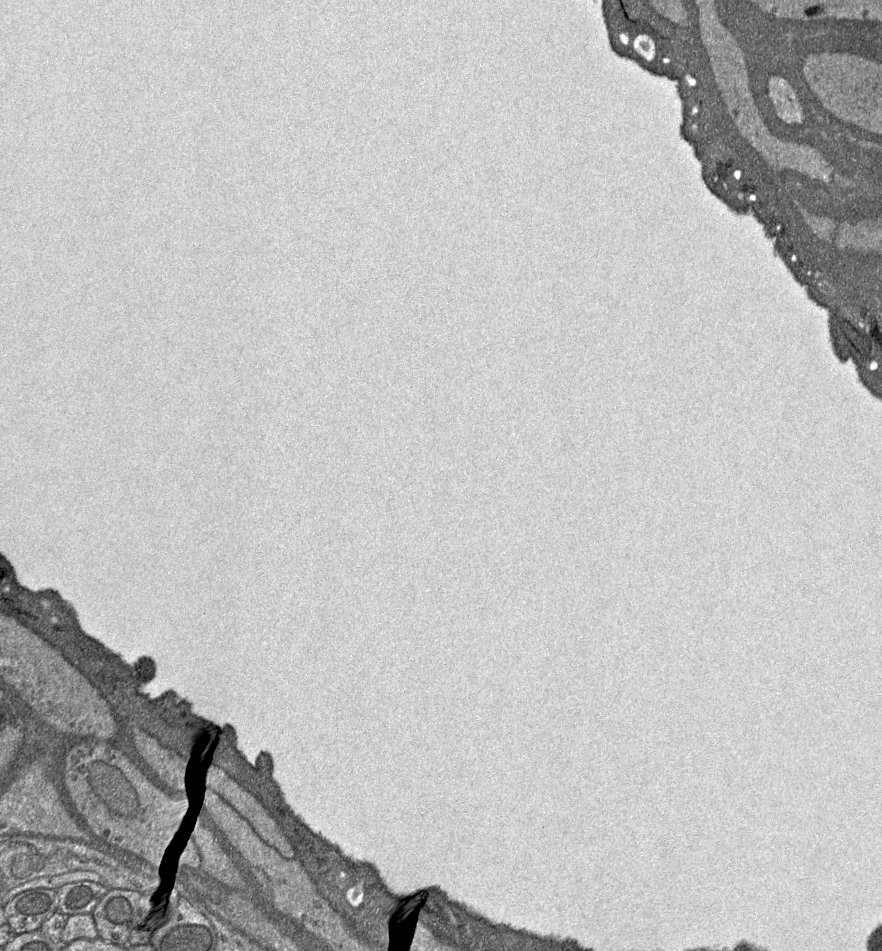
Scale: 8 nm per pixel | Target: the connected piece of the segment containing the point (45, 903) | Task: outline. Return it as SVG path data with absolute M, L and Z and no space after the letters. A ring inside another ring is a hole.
M45 888L28 890L12 898L3 908L6 923L16 935L32 932L58 911L57 892Z

